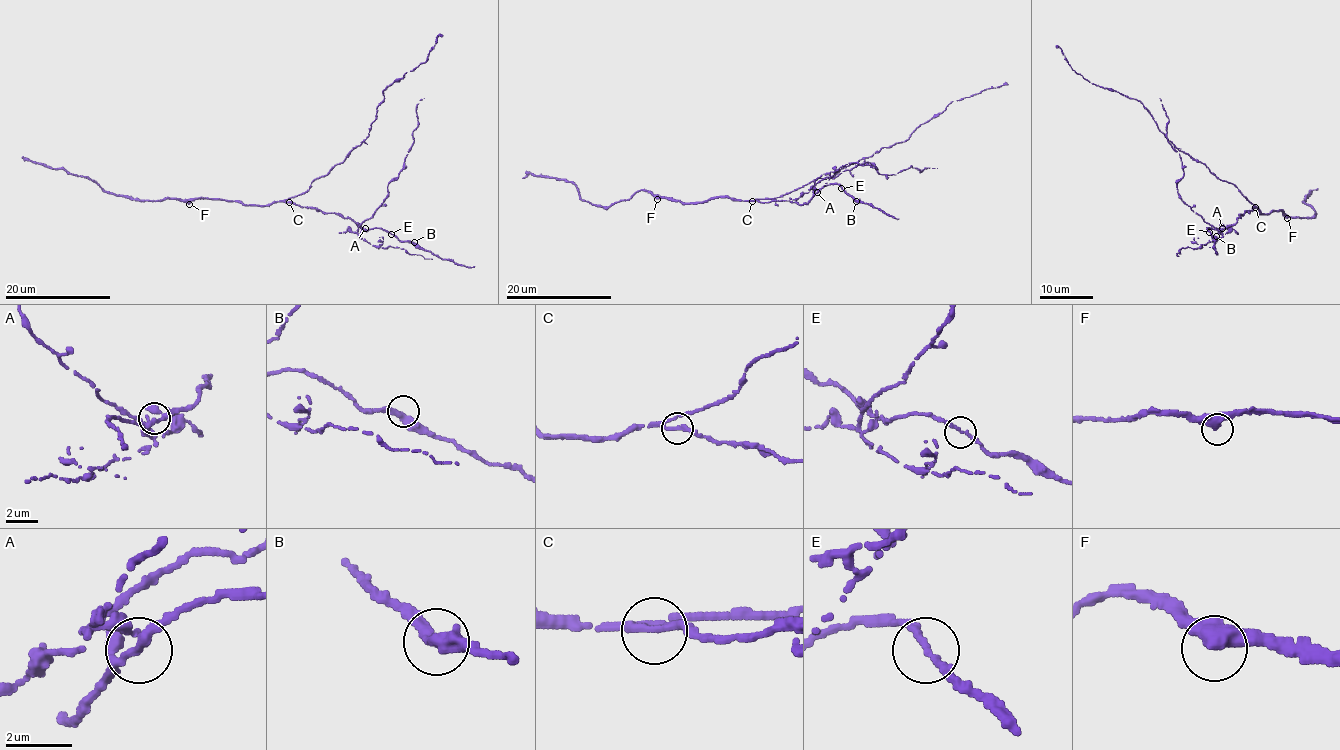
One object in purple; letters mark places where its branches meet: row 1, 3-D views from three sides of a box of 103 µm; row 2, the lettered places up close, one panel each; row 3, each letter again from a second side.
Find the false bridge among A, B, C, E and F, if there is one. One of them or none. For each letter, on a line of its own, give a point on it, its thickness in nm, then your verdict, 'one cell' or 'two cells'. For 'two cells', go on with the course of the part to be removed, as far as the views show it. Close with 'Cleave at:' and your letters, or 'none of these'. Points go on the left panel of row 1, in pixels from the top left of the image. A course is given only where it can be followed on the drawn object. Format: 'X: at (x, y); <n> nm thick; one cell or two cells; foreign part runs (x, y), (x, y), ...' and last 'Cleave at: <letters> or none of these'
A: at (365, 228); 240 nm thick; two cells; foreign part runs (365, 228), (357, 232), (387, 194), (388, 183), (399, 175), (423, 98)
B: at (414, 242); 340 nm thick; one cell
C: at (289, 202); 220 nm thick; one cell
E: at (391, 234); 220 nm thick; one cell
F: at (189, 204); 360 nm thick; one cell
Cleave at: A

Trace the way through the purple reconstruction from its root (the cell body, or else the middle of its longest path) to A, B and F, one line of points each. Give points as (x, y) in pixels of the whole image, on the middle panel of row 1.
A: (753, 200), (762, 203), (789, 200), (803, 204), (818, 192)
B: (753, 200), (762, 203), (789, 200), (803, 204), (822, 188), (837, 183), (856, 201)
F: (753, 200), (738, 201), (730, 197), (682, 203), (657, 199)

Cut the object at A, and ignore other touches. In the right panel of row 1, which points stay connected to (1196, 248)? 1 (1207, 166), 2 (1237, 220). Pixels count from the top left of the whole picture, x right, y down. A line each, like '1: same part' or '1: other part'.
1: other part
2: other part

